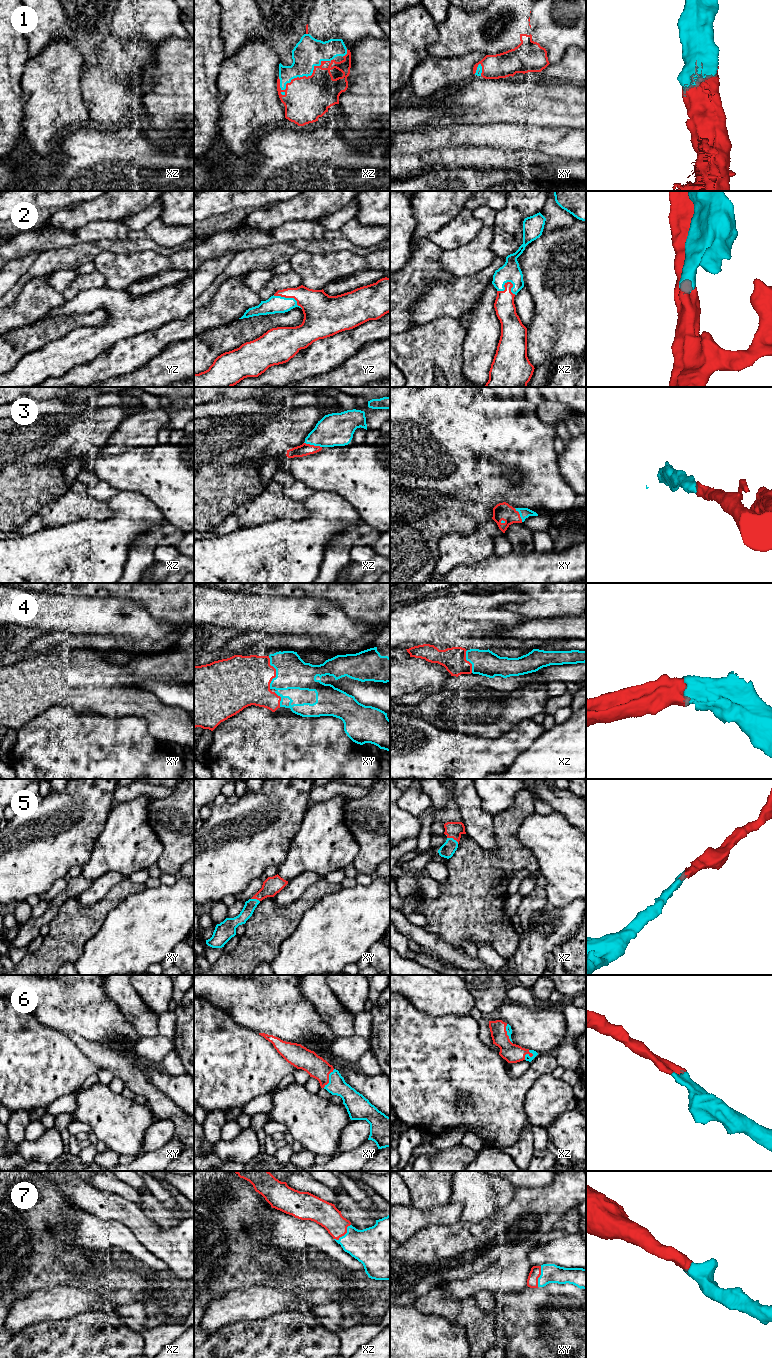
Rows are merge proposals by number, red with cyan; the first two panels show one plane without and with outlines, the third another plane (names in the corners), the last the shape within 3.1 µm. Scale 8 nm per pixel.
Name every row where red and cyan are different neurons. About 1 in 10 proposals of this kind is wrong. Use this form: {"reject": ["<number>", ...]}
{"reject": []}

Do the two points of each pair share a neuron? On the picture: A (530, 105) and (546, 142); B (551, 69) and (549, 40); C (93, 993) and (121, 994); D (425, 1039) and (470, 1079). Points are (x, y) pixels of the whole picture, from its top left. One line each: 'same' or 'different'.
A: different
B: different
C: different
D: same

